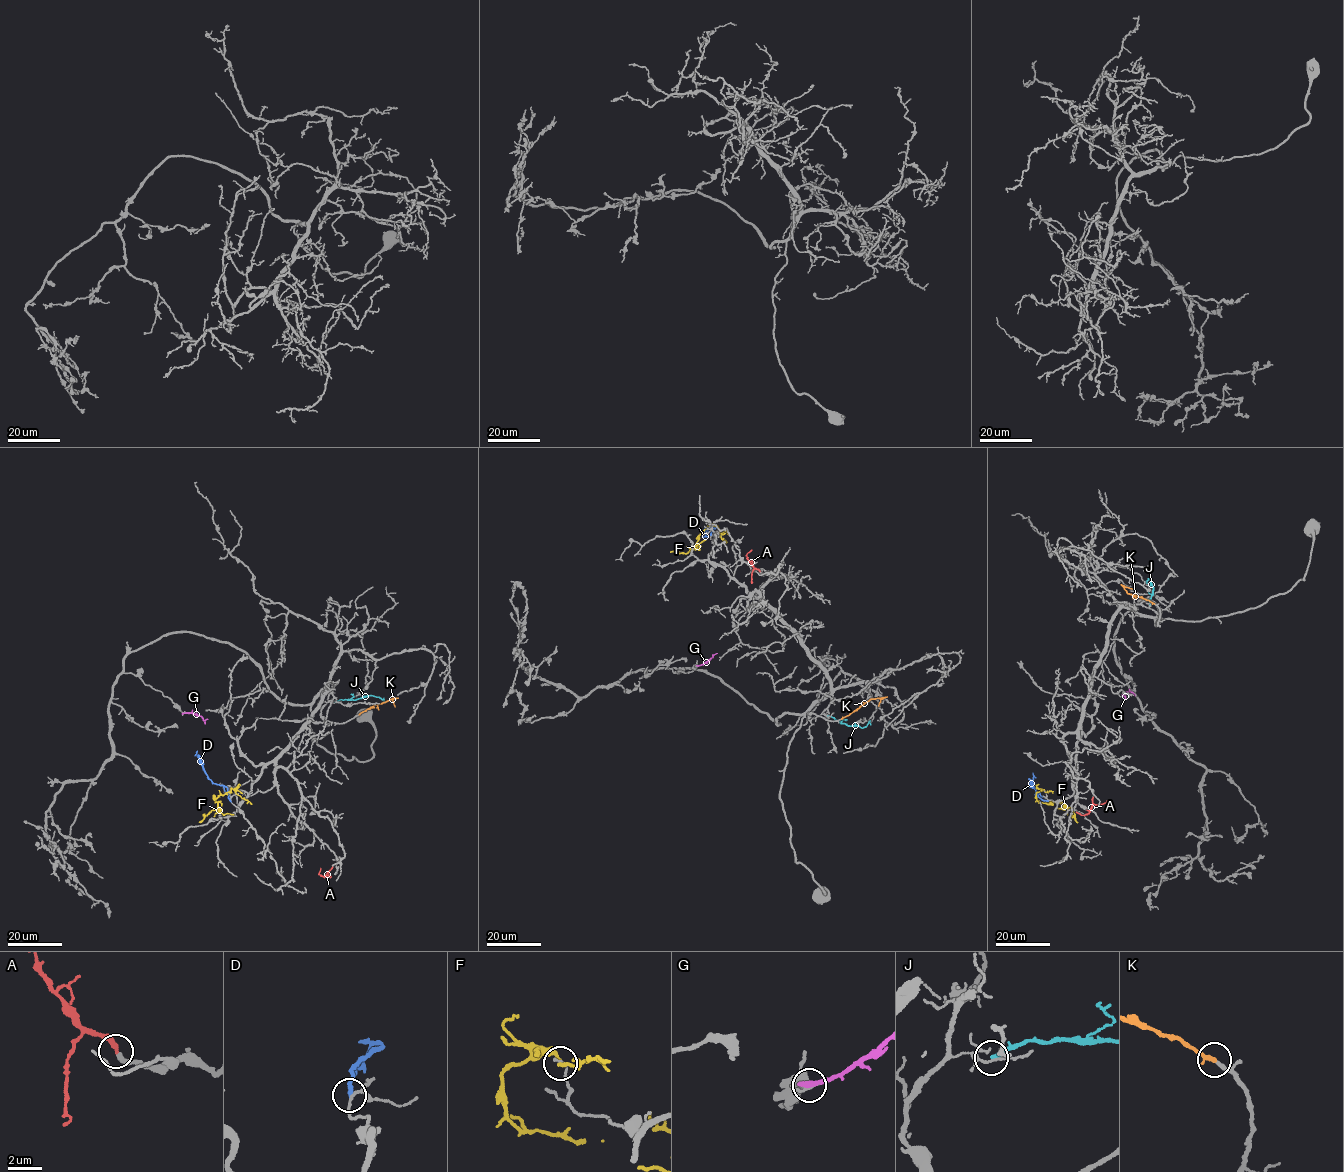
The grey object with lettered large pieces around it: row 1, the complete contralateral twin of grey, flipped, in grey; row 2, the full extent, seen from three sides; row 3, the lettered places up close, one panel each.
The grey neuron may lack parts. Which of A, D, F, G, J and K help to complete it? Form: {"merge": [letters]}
{"merge": ["A", "F", "K"]}

